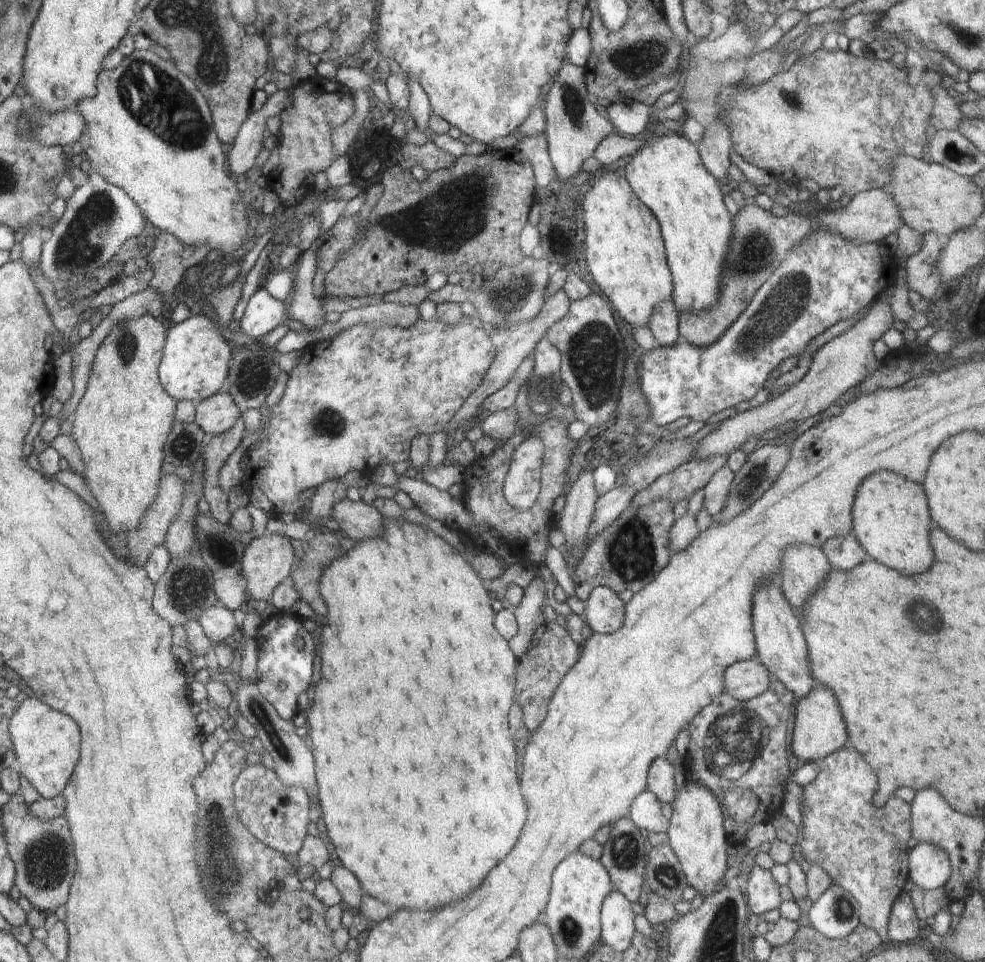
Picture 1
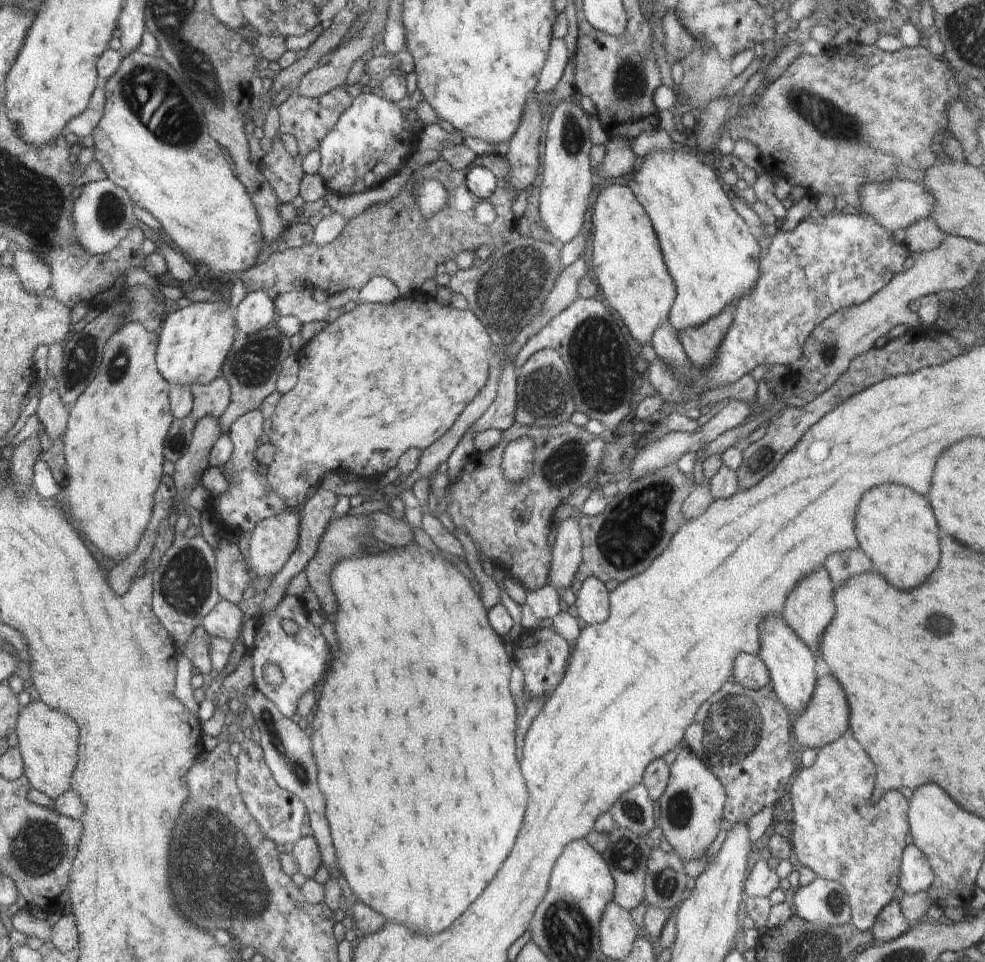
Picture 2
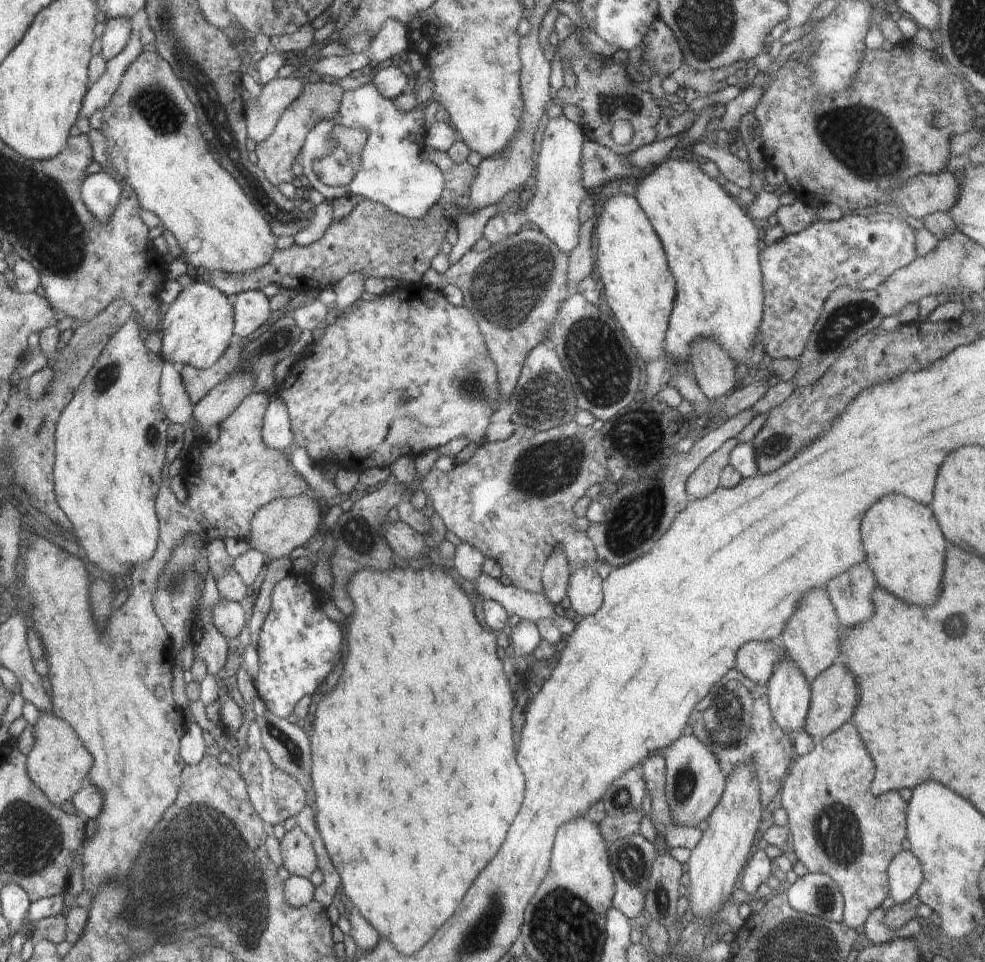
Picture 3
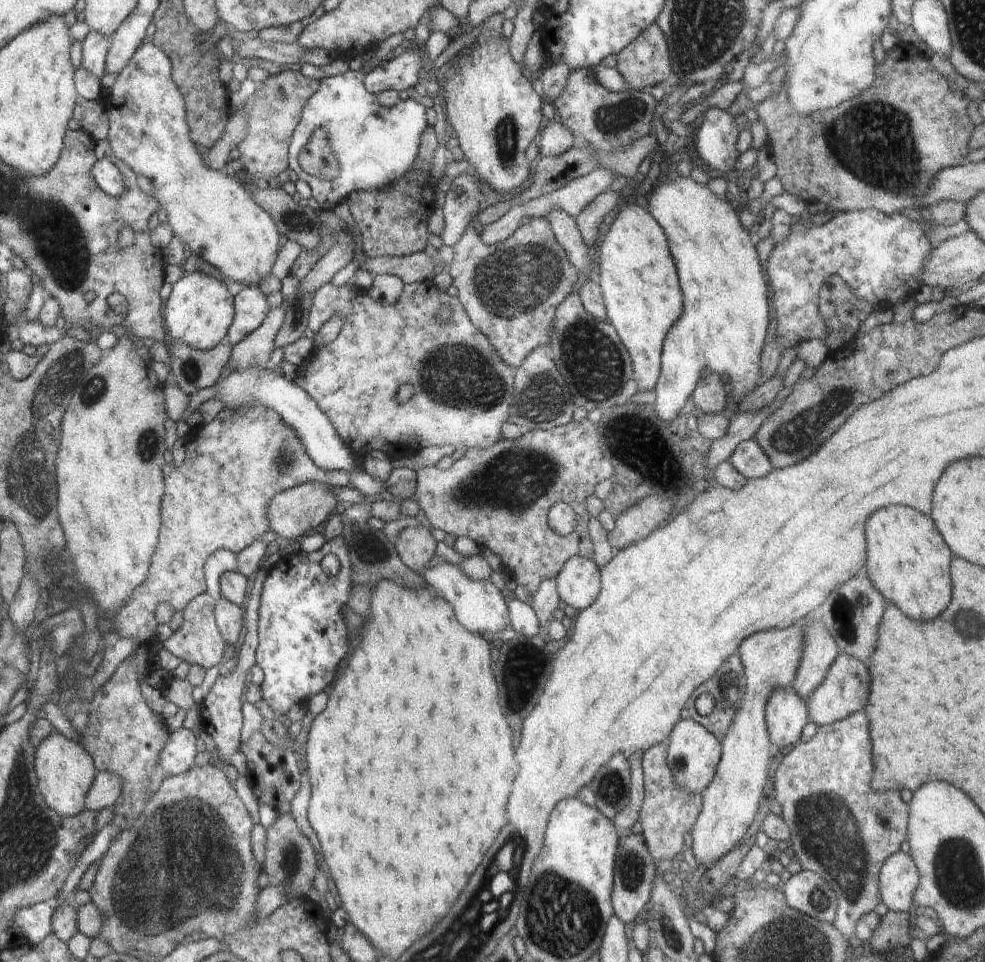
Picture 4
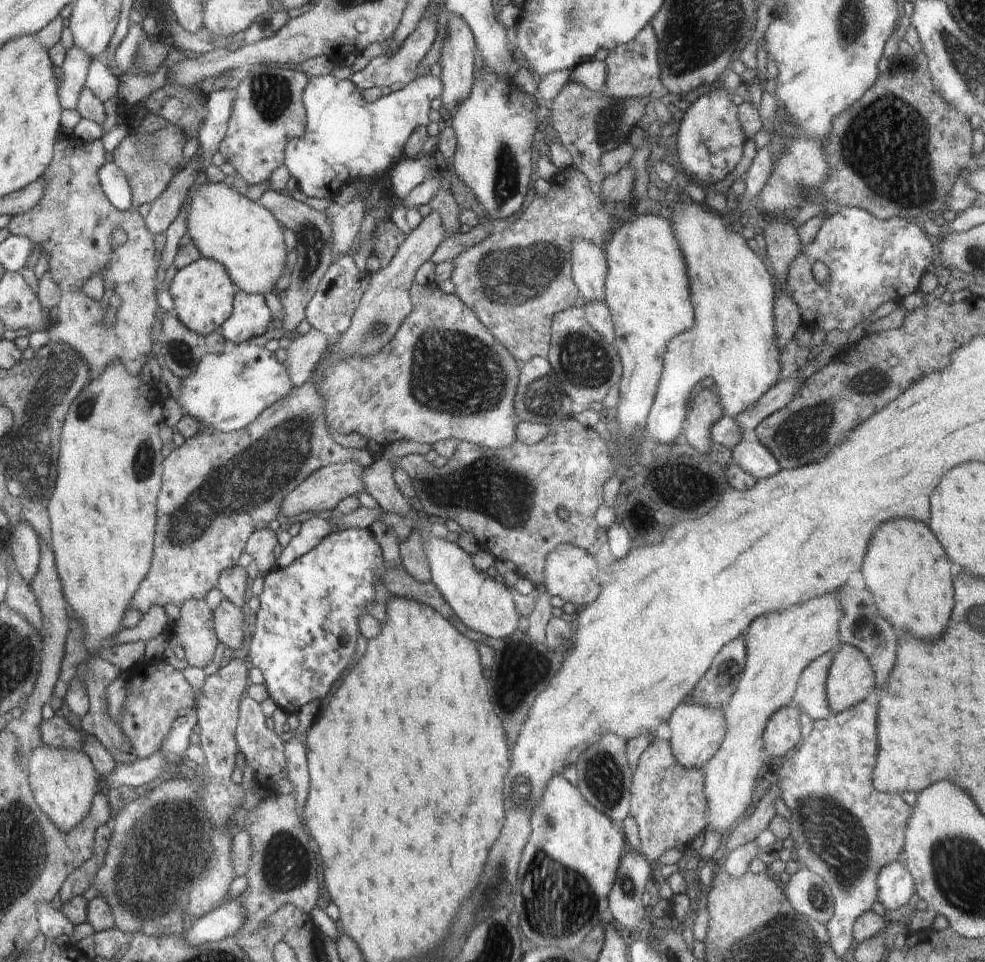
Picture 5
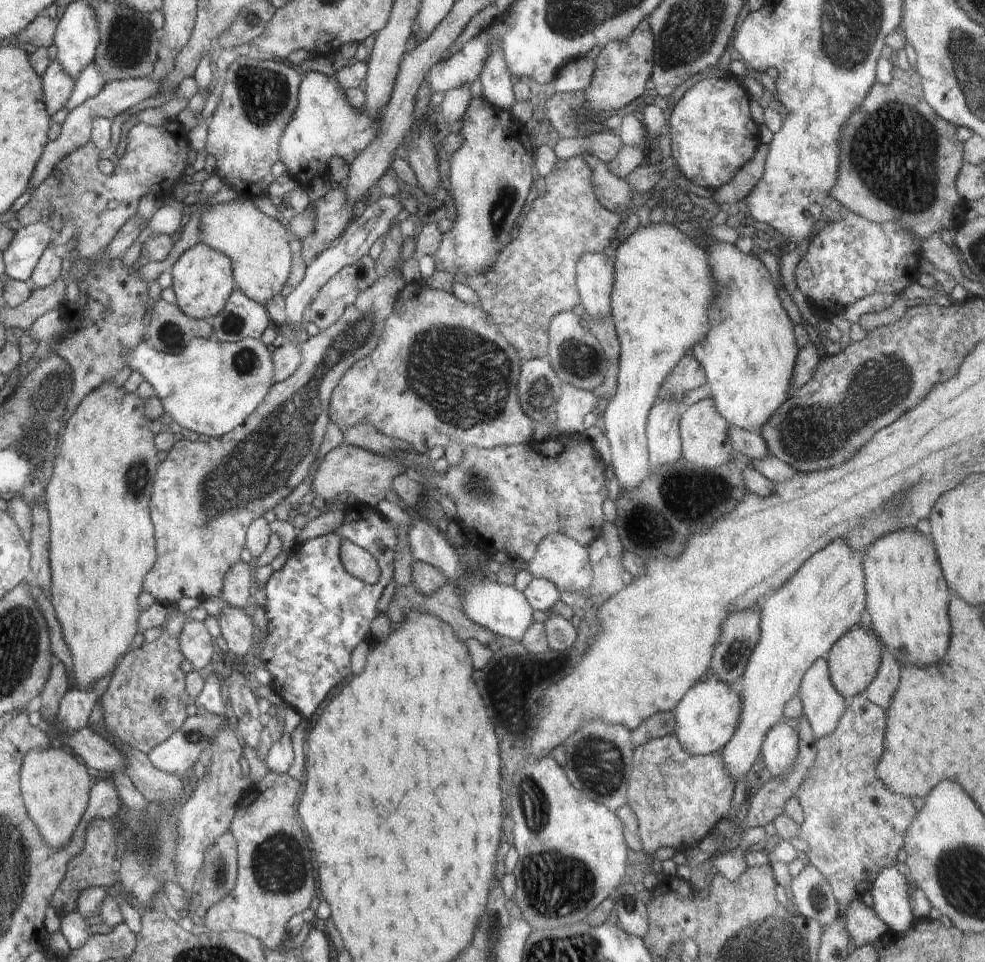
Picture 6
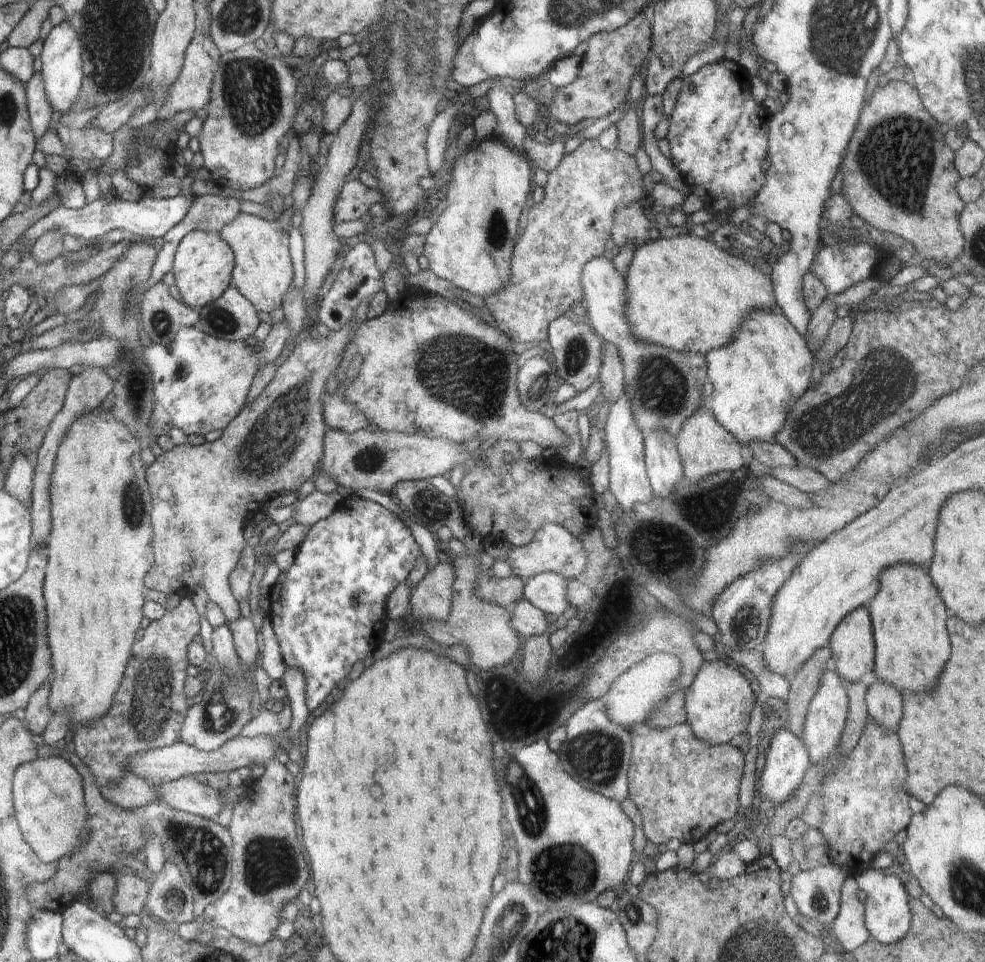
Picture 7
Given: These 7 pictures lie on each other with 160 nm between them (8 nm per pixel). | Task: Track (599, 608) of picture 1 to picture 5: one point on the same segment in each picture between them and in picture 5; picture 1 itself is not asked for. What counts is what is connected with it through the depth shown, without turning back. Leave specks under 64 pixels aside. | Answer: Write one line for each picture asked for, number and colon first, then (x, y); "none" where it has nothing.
2: (592, 603)
3: (585, 587)
4: (578, 583)
5: (571, 573)

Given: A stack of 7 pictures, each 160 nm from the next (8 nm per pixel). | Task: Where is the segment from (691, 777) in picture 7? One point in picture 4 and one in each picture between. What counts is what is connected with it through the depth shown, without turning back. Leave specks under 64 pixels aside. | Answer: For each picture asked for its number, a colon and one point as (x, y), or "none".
4: (667, 813)
5: (668, 801)
6: (682, 797)

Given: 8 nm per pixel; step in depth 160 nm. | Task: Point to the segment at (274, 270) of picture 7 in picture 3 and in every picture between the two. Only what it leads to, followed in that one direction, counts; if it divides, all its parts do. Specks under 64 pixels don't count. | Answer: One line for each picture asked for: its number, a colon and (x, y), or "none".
3: (155, 142)
4: (214, 215)
5: (240, 233)
6: (258, 246)

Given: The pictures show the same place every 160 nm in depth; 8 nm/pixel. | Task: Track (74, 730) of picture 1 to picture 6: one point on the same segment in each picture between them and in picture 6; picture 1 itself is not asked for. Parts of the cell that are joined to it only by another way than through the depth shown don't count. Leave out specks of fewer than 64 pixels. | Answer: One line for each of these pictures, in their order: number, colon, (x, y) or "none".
2: (48, 740)
3: (58, 762)
4: (65, 772)
5: (63, 781)
6: (54, 784)

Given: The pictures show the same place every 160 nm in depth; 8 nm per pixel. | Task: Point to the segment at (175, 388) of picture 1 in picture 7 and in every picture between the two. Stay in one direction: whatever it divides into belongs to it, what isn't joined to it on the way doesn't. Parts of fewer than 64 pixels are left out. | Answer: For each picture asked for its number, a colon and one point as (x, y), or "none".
2: (194, 341)
3: (196, 329)
4: (199, 312)
5: (203, 294)
6: (202, 276)
7: (203, 262)

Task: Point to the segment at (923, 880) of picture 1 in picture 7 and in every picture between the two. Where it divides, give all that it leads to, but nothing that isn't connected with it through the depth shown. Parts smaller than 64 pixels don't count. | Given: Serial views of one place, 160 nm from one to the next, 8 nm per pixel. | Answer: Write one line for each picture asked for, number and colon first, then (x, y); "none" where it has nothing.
2: (916, 874)
3: (904, 873)
4: (898, 879)
5: (895, 887)
6: (891, 900)
7: (887, 913)

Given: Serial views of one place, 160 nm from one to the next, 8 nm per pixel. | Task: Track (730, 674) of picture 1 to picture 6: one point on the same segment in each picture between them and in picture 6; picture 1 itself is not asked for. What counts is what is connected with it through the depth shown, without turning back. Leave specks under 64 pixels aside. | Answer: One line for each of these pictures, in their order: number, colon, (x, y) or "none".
2: (749, 671)
3: (756, 661)
4: (730, 802)
5: (779, 645)
6: (825, 598)

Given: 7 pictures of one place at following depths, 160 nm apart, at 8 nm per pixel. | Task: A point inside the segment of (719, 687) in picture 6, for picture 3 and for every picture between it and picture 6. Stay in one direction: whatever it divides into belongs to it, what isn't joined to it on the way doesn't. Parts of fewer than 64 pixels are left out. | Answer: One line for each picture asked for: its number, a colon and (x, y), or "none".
3: (694, 783)
4: (693, 752)
5: (697, 732)

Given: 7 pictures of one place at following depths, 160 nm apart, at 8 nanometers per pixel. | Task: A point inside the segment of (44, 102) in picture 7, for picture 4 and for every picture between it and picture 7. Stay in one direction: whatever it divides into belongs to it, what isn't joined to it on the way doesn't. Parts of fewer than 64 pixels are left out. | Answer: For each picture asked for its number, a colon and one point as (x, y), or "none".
4: (95, 46)
5: (77, 64)
6: (58, 85)

